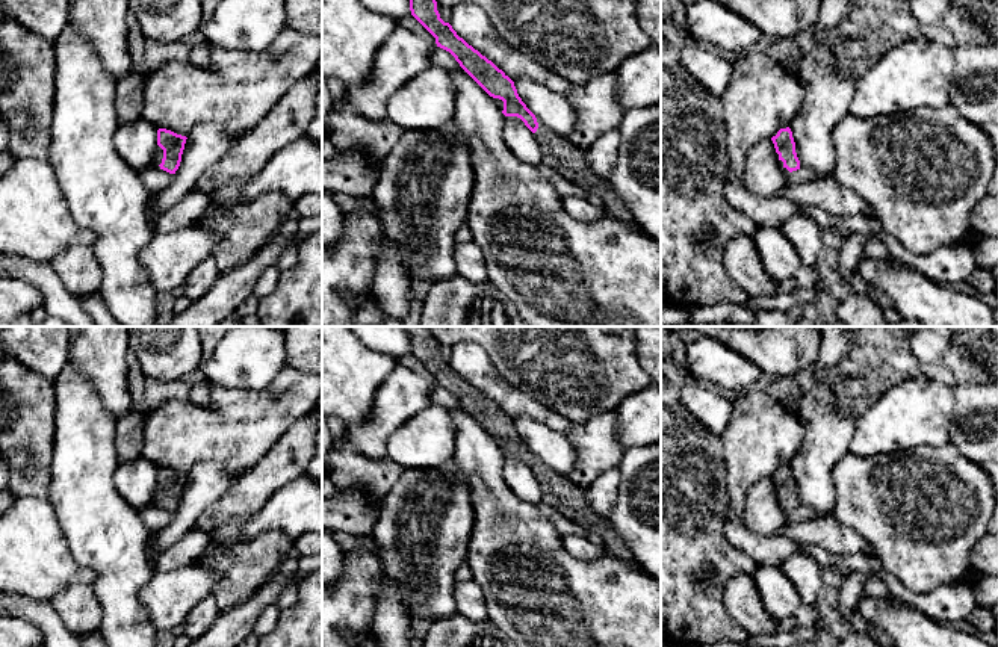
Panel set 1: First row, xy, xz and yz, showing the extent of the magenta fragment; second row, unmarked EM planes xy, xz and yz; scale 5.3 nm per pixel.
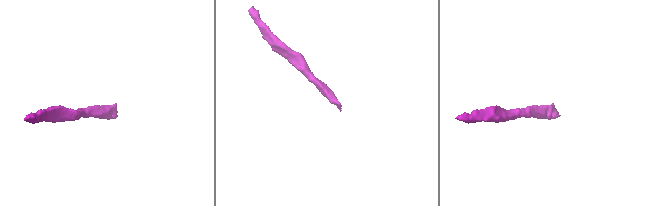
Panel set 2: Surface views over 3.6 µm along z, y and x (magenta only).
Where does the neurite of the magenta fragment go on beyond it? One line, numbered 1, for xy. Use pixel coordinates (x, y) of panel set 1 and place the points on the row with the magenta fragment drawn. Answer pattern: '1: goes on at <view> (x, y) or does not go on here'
1: goes on at xy (158, 157)

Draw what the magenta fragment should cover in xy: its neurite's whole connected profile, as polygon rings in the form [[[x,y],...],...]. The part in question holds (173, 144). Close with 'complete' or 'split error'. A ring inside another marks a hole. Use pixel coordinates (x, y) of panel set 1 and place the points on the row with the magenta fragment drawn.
[[[159,128],[157,148],[153,157],[153,165],[169,174],[175,174],[181,162],[188,136],[189,135],[181,136],[171,130]]]; split error

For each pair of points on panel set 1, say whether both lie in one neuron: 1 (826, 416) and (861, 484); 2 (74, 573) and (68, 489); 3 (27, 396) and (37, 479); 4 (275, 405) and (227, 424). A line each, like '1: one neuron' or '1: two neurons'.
1: two neurons
2: two neurons
3: one neuron
4: one neuron

